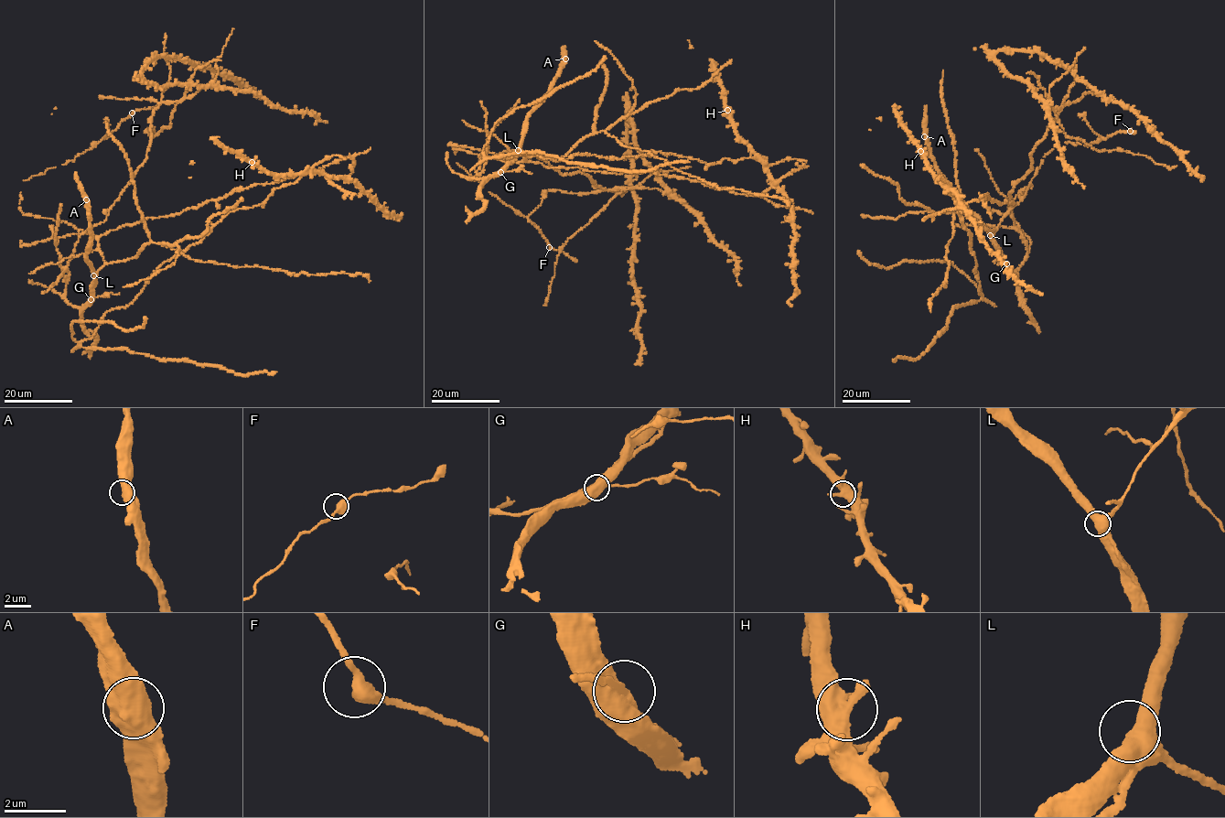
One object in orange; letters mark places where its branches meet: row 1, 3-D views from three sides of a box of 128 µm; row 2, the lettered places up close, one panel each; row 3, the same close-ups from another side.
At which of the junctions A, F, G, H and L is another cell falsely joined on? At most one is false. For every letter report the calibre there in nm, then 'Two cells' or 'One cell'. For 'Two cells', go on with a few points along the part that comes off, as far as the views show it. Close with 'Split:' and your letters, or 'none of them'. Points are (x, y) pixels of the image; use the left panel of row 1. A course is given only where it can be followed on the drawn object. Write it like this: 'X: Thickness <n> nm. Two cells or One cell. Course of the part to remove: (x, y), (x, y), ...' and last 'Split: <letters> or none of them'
A: Thickness 550 nm. One cell
F: Thickness 440 nm. One cell
G: Thickness 550 nm. Two cells. Course of the part to remove: (90, 299), (120, 292)
H: Thickness 550 nm. One cell
L: Thickness 600 nm. One cell
Split: G

